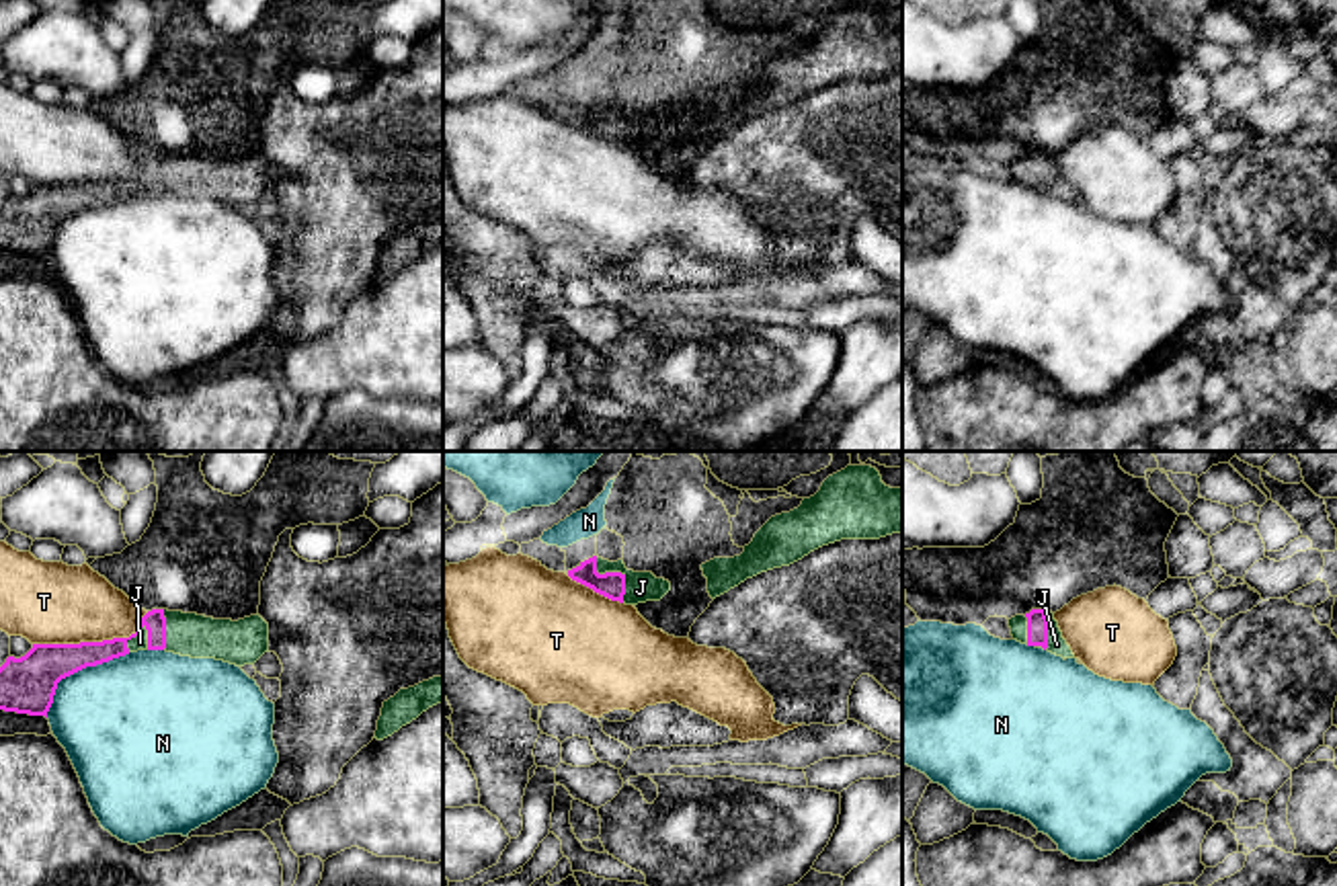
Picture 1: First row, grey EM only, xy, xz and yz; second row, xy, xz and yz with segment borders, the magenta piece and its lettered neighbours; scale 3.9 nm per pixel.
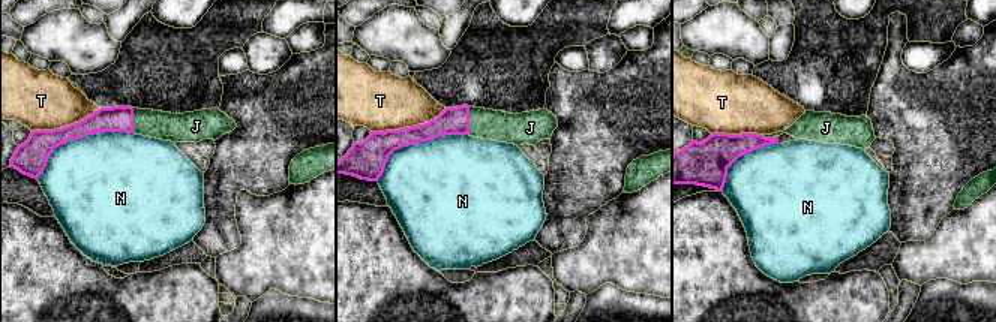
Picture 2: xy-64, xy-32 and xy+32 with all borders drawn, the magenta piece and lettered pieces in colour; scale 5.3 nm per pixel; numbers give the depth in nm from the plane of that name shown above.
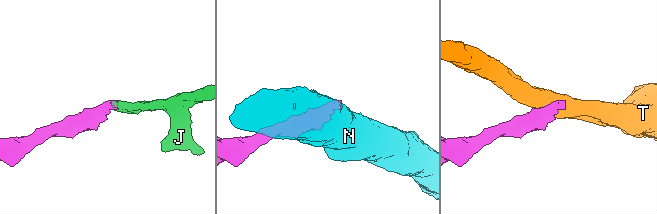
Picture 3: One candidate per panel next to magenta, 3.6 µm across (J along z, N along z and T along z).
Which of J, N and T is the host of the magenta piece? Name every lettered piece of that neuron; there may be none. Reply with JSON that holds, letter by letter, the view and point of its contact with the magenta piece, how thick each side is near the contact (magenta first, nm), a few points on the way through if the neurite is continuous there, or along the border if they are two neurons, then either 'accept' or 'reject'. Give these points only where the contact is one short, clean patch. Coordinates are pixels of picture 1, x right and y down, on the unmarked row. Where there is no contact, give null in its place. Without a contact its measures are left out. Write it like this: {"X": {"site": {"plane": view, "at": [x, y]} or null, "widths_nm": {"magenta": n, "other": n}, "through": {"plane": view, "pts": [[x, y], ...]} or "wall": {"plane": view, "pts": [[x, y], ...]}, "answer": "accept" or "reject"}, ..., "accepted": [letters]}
{"J": {"site": {"plane": "xz", "at": [616, 113]}, "widths_nm": {"magenta": 110, "other": 120}, "through": {"plane": "xz", "pts": [[612, 126], [616, 113], [634, 128], [640, 128]]}, "answer": "accept"}, "N": {"site": {"plane": "xy", "at": [76, 212]}, "widths_nm": {"magenta": 220, "other": 460}, "answer": "reject"}, "T": {"site": {"plane": "xy", "at": [93, 183]}, "widths_nm": {"magenta": 180, "other": 320}, "answer": "reject"}, "accepted": ["J"]}

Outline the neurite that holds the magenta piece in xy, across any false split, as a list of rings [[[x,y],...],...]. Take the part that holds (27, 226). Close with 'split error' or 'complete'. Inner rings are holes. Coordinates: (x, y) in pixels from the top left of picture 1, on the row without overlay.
[[[152,150],[129,178],[33,185],[25,197],[8,197],[0,207],[0,250],[47,258],[62,219],[137,191],[166,191],[236,207],[254,205],[269,193],[269,164],[258,154],[232,162]]]; split error

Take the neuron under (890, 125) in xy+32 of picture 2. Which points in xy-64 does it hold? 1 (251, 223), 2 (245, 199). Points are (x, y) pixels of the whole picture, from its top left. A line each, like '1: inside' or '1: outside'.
1: outside
2: outside

